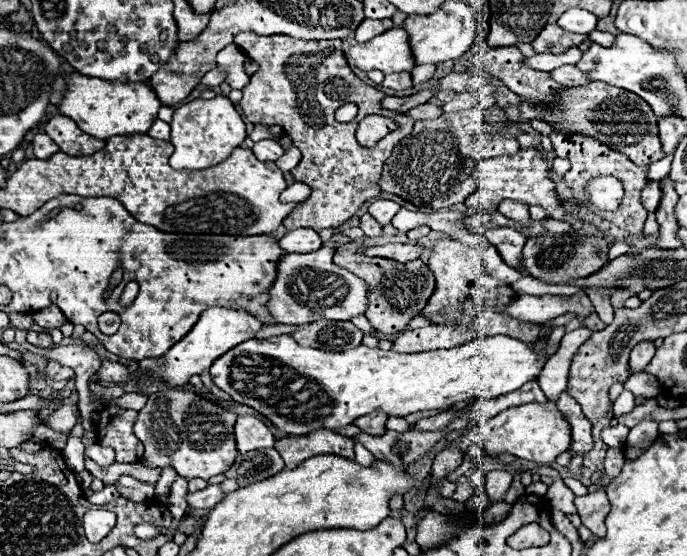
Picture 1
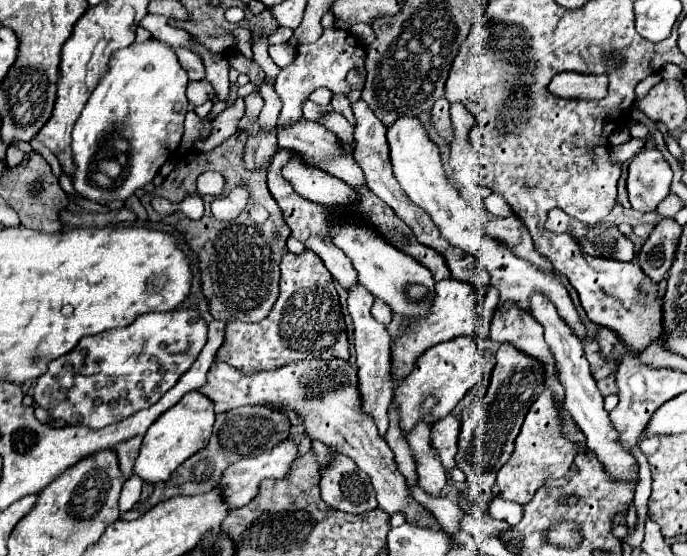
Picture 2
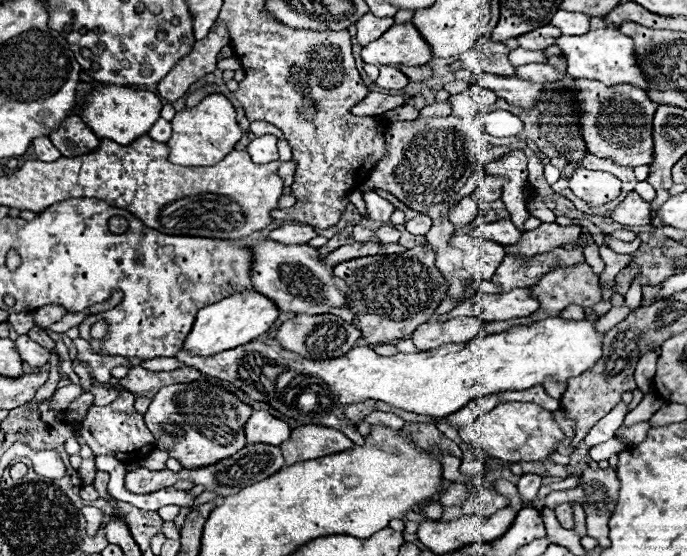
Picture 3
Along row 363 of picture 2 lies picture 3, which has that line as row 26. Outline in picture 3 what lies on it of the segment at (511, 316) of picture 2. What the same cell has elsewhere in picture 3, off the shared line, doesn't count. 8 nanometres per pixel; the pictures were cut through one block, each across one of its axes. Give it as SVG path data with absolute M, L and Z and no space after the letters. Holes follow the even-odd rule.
M546 24L546 26L540 26L532 32L526 32L526 34L518 36L518 42L520 42L520 48L526 48L526 50L544 50L548 46L554 46L554 40L560 34L562 32L558 32L558 28Z

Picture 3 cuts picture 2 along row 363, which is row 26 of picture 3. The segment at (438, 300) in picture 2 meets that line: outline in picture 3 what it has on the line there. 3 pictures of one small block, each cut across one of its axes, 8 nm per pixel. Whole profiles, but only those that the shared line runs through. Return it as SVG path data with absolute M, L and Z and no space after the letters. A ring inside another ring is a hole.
M412 22L394 24L374 44L362 48L362 60L374 66L424 66L432 60L432 48Z

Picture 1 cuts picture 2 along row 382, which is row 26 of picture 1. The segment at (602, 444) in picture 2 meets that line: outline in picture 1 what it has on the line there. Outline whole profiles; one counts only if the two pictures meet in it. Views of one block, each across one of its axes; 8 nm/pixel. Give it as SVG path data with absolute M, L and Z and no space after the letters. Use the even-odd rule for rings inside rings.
M582 8L566 10L558 20L558 24L564 30L574 32L574 34L590 34L592 30L596 30L596 22L598 22L598 18L586 10L582 10Z

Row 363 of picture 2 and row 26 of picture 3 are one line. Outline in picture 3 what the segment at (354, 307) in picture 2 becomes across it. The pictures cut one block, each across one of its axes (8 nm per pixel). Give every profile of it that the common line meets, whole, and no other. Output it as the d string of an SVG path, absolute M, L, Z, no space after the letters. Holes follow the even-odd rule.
M370 12L364 14L356 24L356 28L358 28L358 32L356 32L358 44L366 46L366 44L378 40L378 36L382 36L382 32L386 32L386 28L390 28L392 24L394 24L394 18L376 18Z

